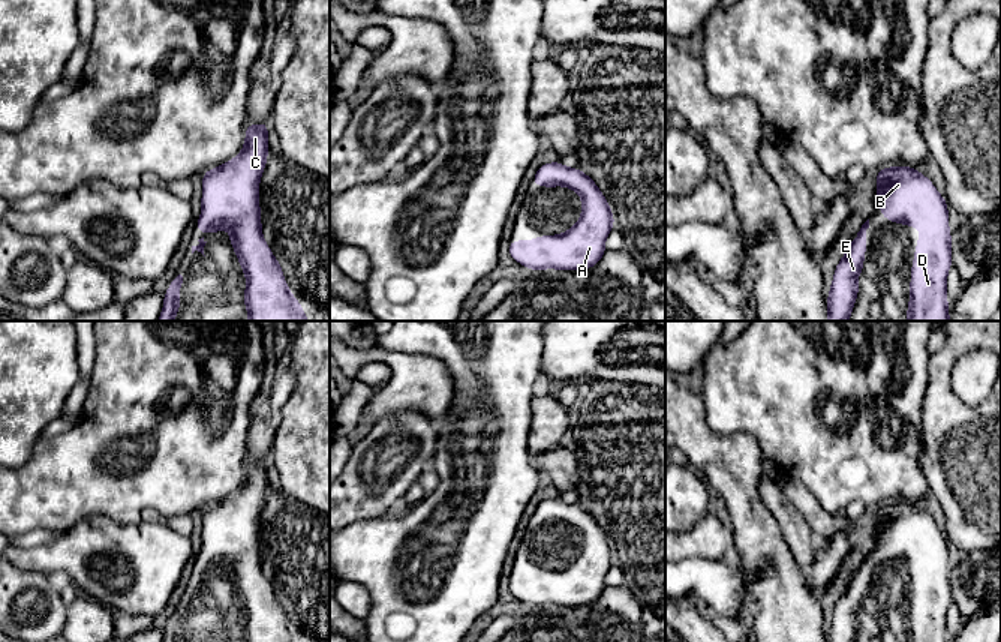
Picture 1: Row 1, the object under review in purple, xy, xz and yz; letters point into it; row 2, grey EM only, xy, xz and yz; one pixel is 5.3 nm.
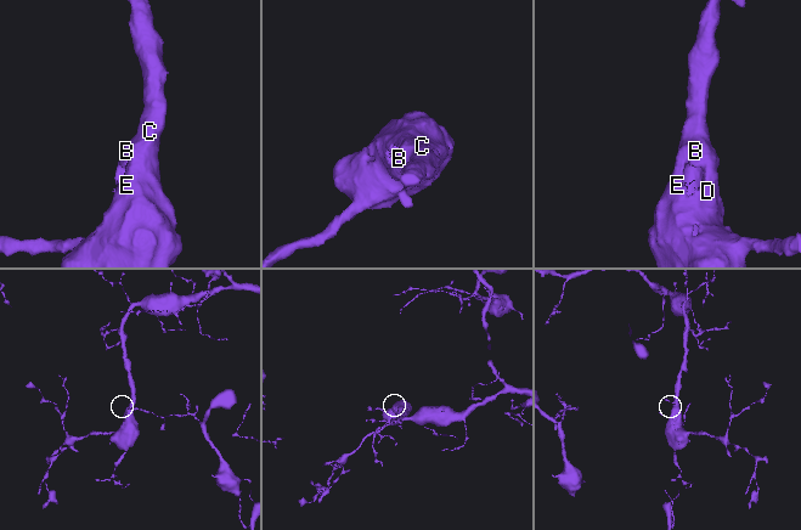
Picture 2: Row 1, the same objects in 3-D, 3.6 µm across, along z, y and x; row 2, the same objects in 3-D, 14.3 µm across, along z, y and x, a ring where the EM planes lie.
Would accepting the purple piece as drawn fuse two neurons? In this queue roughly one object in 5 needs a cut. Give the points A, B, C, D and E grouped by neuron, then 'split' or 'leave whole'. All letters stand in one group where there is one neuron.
A B C D E; leave whole

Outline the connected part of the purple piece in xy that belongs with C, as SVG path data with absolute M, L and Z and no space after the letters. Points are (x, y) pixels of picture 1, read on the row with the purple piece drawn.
M268 120L258 124L246 123L244 132L244 146L234 159L202 172L202 212L195 230L205 231L205 236L220 232L225 226L229 230L229 244L246 274L243 303L247 321L309 321L304 308L288 288L280 262L262 237L259 182L270 153Z

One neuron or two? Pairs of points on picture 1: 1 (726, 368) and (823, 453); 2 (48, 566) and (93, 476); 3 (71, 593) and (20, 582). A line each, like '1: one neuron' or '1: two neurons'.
1: one neuron
2: two neurons
3: two neurons

